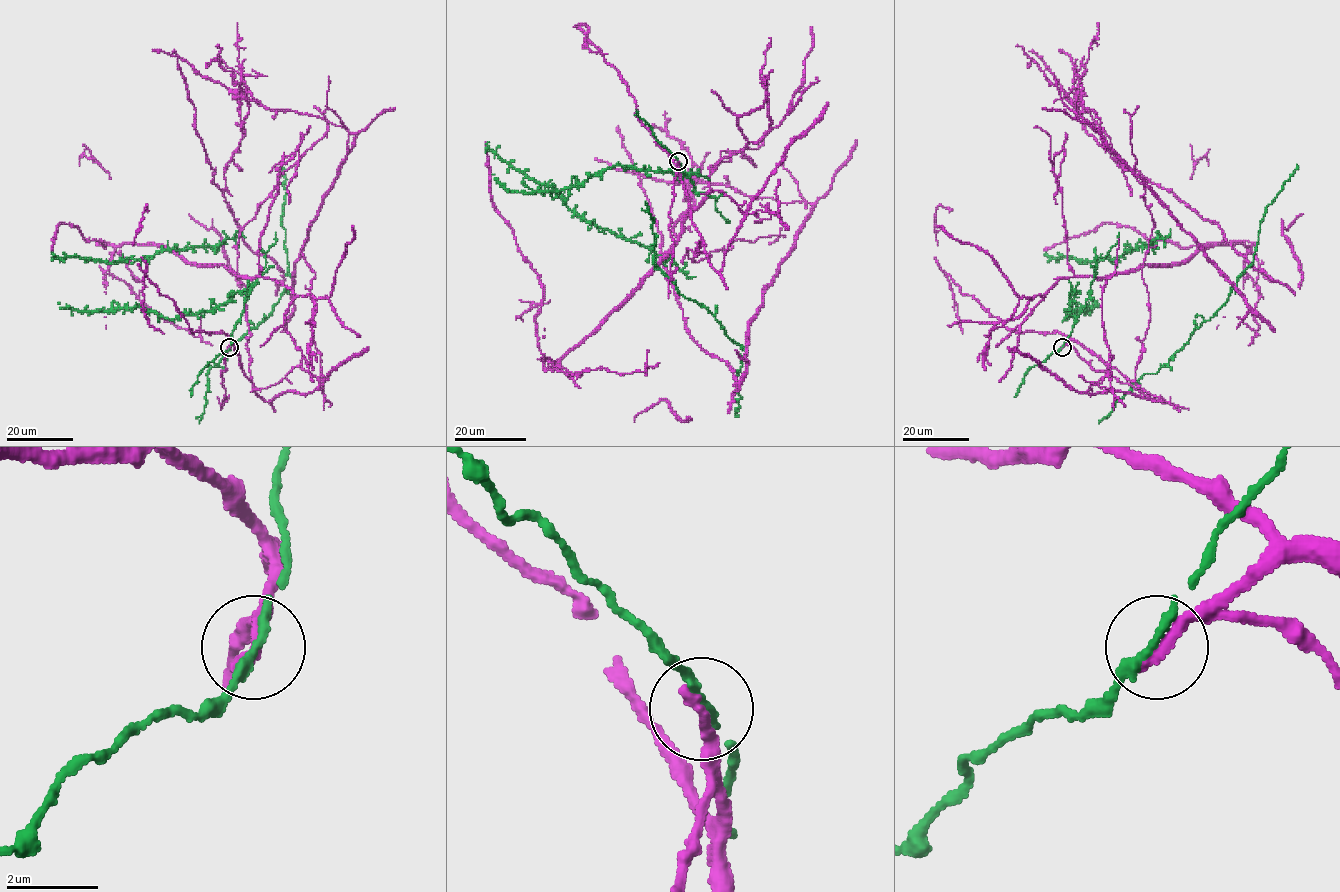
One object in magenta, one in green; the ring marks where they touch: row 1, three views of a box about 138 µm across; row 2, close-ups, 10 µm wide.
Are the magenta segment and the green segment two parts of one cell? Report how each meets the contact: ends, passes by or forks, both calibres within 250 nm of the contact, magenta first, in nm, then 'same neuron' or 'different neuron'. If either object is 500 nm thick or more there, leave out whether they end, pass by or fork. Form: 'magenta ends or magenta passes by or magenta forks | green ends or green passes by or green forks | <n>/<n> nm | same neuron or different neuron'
magenta ends | green passes by | 320/190 nm | different neuron

